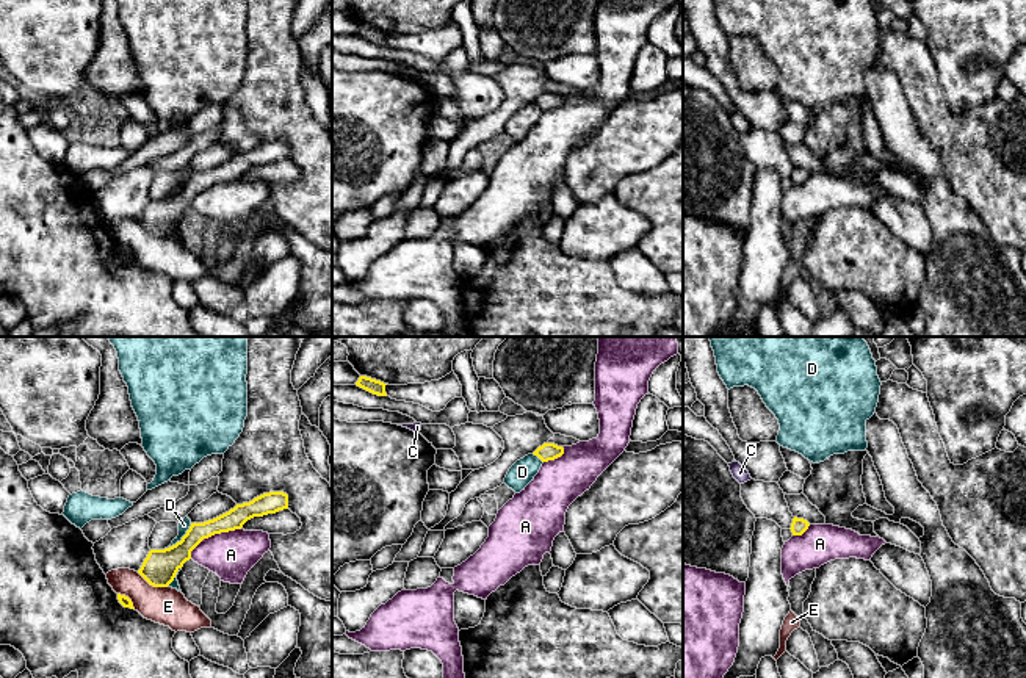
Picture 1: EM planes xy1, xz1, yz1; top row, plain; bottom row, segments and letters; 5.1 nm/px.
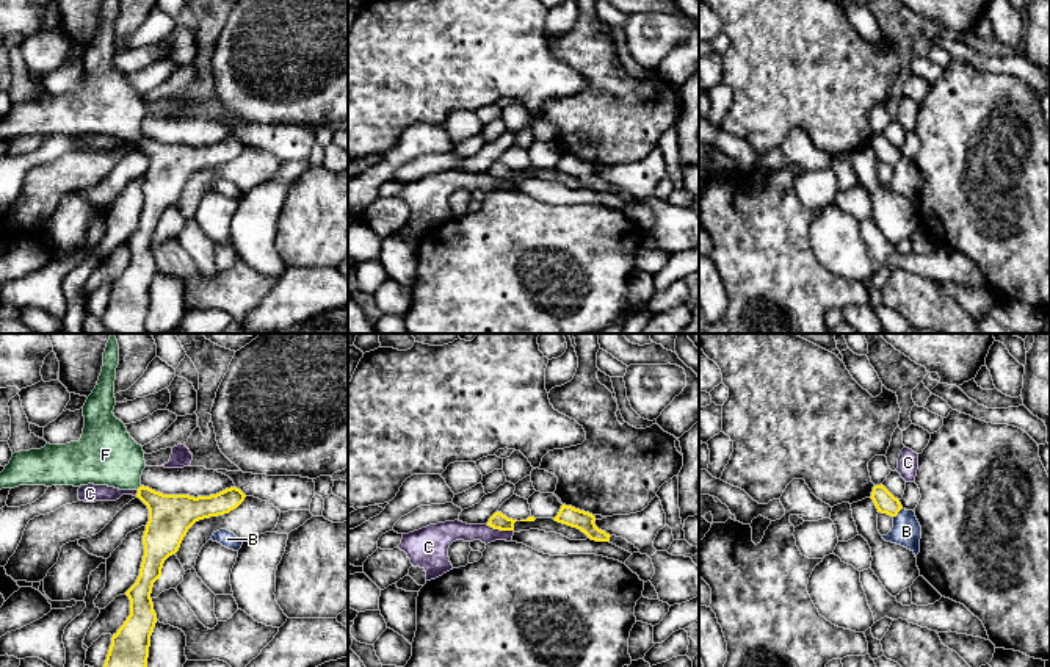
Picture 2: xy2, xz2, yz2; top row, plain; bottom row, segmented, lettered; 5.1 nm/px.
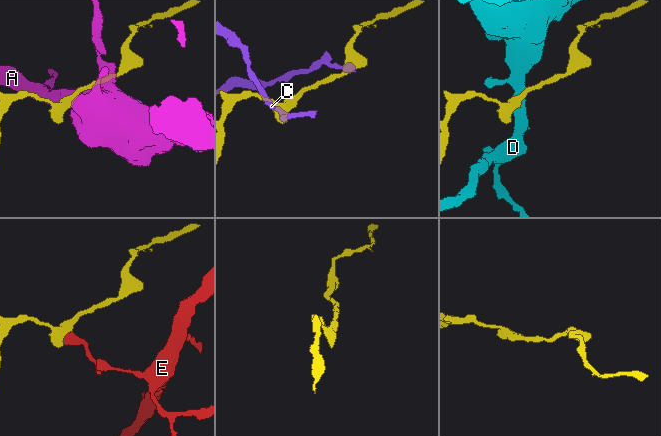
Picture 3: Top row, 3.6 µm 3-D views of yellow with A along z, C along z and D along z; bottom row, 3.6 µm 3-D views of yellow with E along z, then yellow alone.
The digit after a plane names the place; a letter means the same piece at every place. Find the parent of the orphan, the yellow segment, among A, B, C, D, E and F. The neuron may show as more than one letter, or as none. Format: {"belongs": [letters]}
{"belongs": ["F"]}

